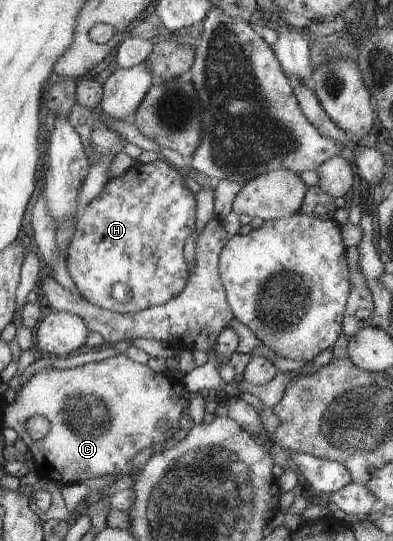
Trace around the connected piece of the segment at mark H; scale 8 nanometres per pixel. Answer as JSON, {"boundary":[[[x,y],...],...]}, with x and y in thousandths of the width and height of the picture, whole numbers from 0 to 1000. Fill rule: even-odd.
{"boundary":[[[412,292],[387,301],[338,303],[303,327],[272,335],[262,355],[214,384],[163,470],[204,543],[229,560],[293,579],[346,579],[420,562],[473,534],[483,501],[466,462],[476,440],[501,429],[504,368],[476,348],[468,322]],[[293,521],[318,521],[331,530],[336,551],[328,558],[313,562],[288,551]]]}

